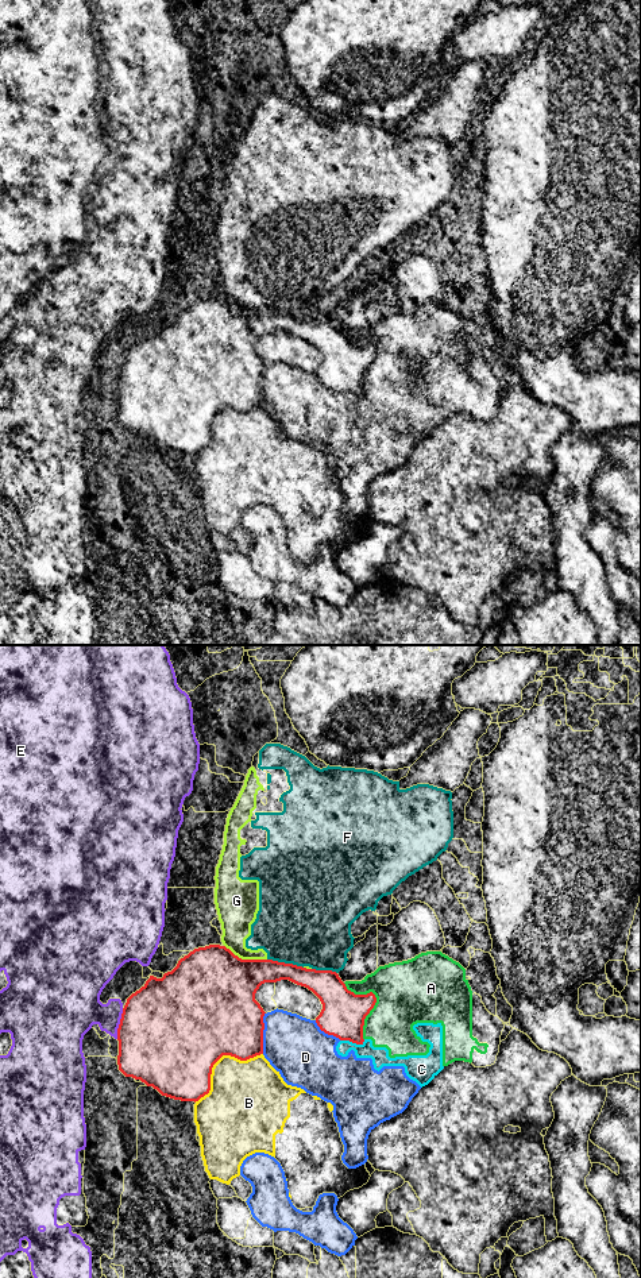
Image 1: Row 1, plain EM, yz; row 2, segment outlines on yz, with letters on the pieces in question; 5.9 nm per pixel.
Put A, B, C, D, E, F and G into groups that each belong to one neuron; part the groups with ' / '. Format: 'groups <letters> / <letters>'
groups A C D / B / E / F G

